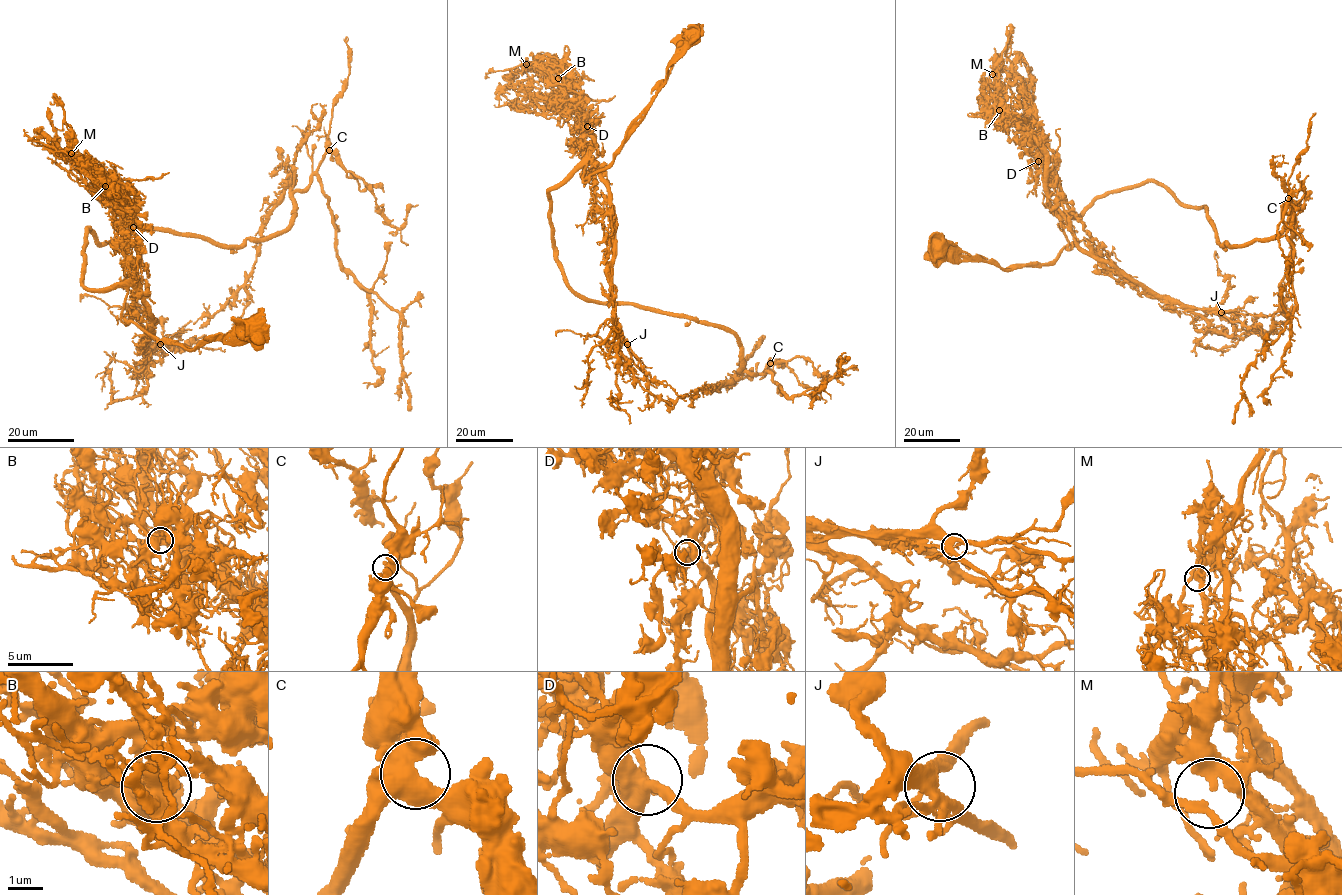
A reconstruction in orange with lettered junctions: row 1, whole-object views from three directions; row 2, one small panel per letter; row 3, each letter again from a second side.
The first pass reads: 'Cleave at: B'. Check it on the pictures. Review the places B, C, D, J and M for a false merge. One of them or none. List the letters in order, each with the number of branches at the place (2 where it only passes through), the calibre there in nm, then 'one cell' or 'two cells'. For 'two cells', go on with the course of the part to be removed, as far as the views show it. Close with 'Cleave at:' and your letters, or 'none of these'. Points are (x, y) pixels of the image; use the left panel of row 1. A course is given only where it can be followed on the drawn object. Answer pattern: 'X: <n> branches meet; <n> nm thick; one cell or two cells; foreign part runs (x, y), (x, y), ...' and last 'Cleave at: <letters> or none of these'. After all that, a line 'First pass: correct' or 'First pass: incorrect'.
B: 6 branches meet; 550 nm thick; one cell
C: 4 branches meet; 550 nm thick; one cell
D: 4 branches meet; 300 nm thick; one cell
J: 6 branches meet; 360 nm thick; one cell
M: 4 branches meet; 280 nm thick; one cell
Cleave at: none of these
First pass: incorrect

